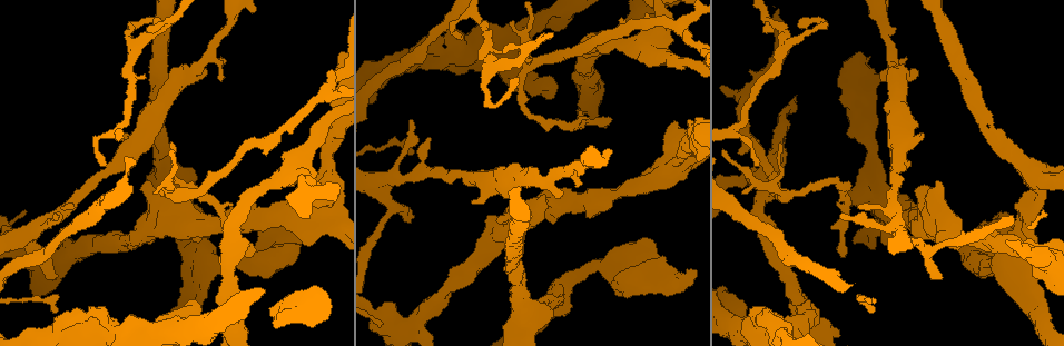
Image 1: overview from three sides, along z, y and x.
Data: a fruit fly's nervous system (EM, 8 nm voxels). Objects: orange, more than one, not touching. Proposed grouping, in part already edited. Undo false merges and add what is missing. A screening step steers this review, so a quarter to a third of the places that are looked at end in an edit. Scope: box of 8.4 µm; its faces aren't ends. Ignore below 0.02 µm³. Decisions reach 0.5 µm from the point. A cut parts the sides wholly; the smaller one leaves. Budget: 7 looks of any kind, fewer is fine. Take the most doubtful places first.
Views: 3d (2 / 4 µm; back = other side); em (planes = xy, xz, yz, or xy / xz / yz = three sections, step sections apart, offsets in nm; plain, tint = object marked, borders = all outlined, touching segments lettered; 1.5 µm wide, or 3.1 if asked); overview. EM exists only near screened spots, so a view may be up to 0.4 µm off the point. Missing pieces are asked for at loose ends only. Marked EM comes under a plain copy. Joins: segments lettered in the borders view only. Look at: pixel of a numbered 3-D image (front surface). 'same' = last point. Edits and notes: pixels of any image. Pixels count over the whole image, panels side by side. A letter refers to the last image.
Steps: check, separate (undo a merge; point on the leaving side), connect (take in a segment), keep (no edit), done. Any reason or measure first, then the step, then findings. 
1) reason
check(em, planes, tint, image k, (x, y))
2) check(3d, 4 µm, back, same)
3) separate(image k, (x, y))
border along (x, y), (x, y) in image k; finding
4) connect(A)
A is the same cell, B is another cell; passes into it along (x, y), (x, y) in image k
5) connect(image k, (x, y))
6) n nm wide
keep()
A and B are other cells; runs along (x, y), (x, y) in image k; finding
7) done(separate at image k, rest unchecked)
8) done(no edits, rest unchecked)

free end
check(3d, 2 µm, image 1, (608, 149))

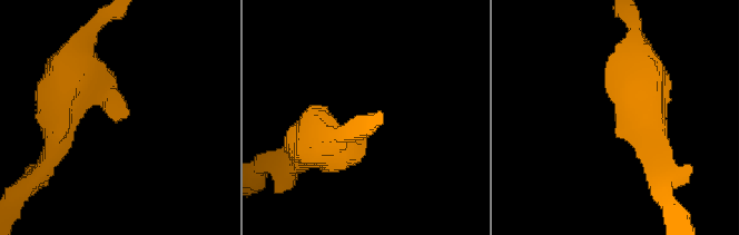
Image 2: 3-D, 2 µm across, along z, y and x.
need the tissue
check(em, planes, borders, image 2, (115, 122))

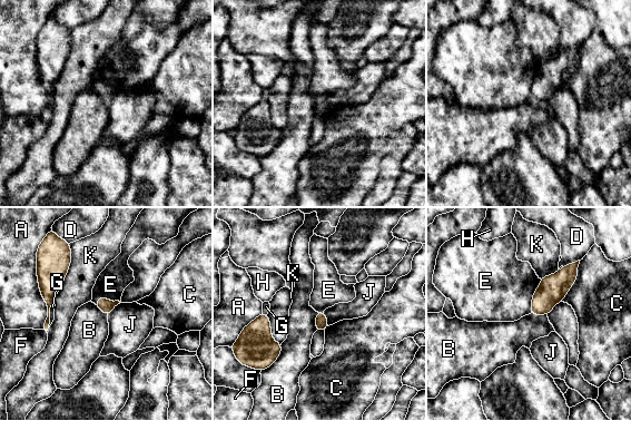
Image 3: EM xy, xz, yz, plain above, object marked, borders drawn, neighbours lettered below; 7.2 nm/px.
keep()
A, B, C, D, E, F, G, H, J and K are other cells; border along (282, 344), (282, 353), (265, 369) in image 3; no lettered segment goes on from it

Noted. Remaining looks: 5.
an open end
check(em, planes, borders, image 1, (741, 193))

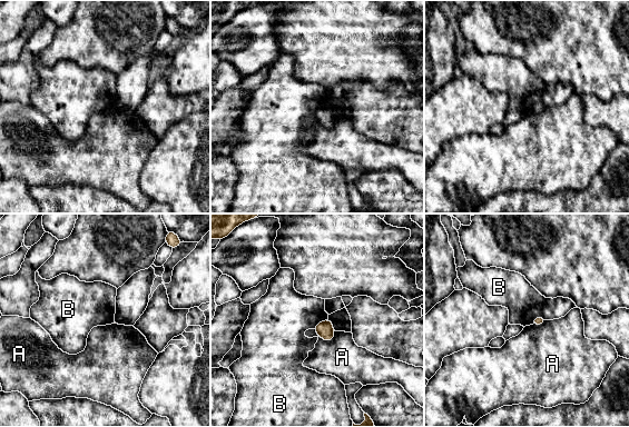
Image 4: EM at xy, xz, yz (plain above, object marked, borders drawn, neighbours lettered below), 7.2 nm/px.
A touches over 170 nm
keep()
A and B are other cells; no lettered segment goes on from it

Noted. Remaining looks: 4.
stops while still wide
check(em, planes, borders, image 1, (914, 70))

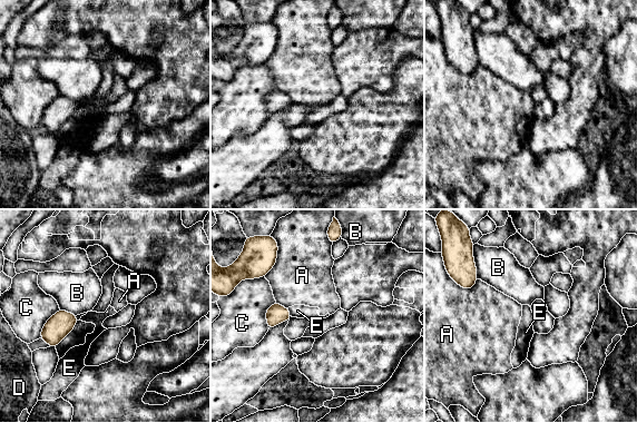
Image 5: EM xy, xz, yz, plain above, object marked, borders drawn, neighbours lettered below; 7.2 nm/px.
C touches over 360 nm
keep()
A, B, C, D and E are other cells; border along (288, 318), (268, 330) in image 5; none of them fits

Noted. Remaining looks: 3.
done(no edits, rest unchecked)

